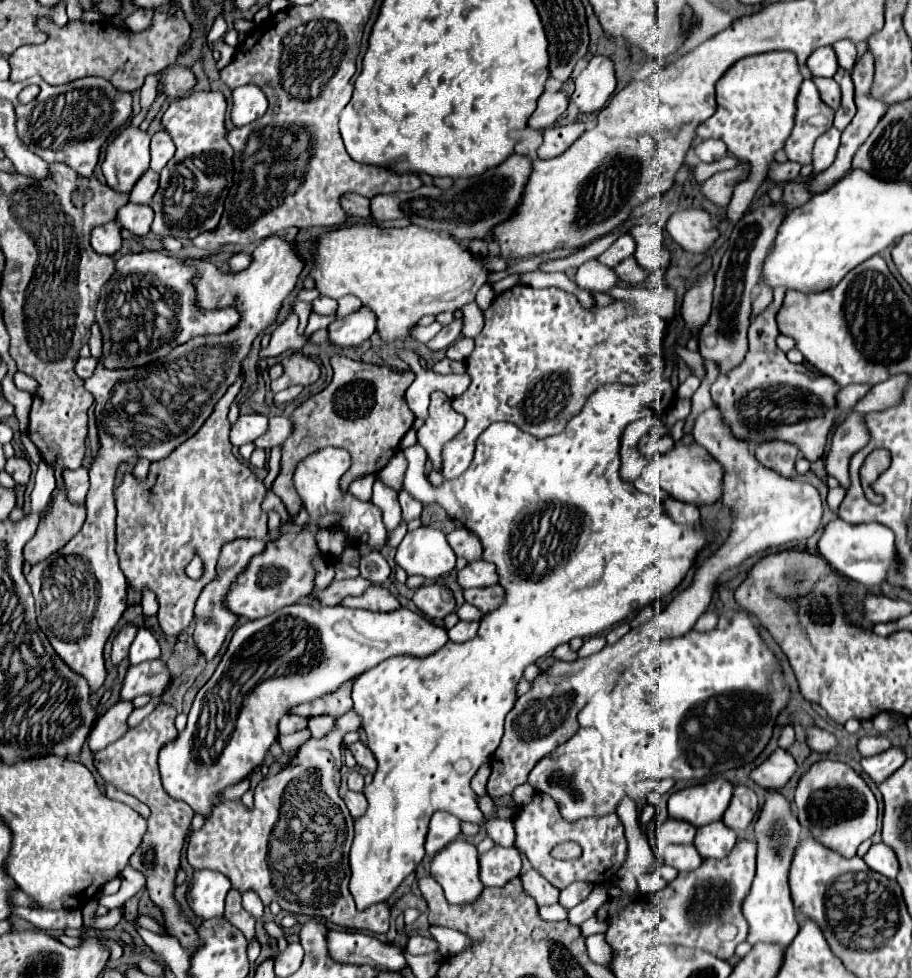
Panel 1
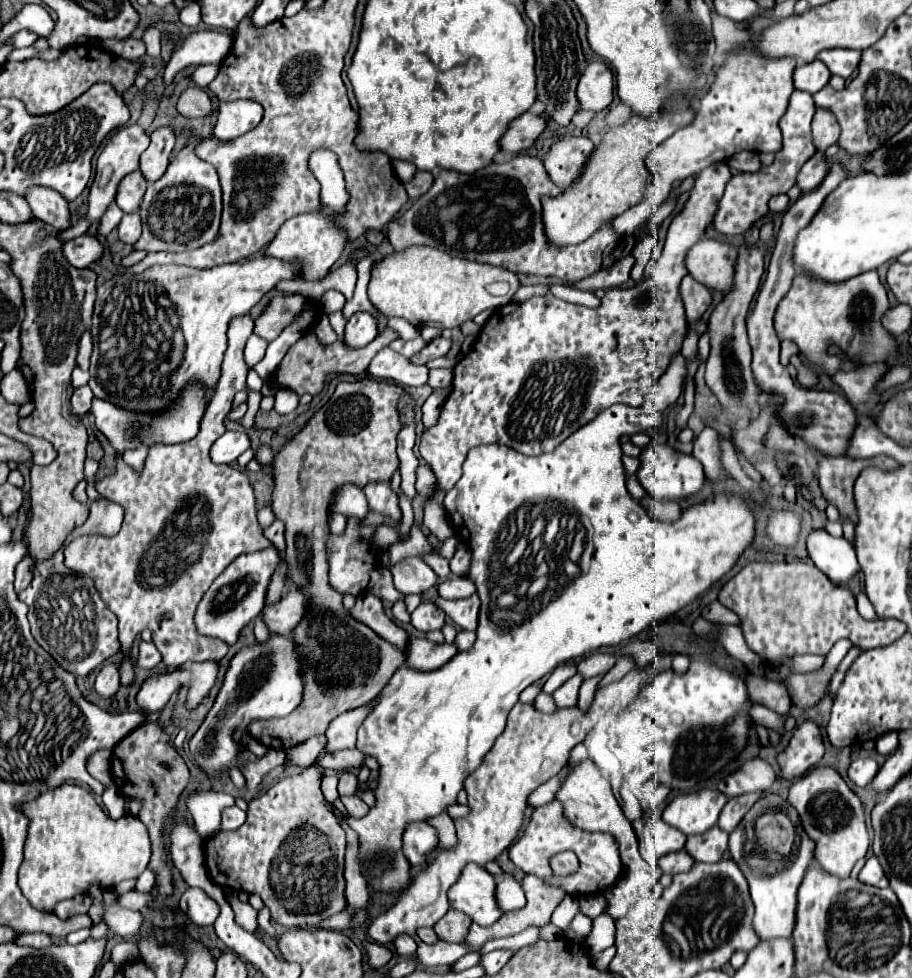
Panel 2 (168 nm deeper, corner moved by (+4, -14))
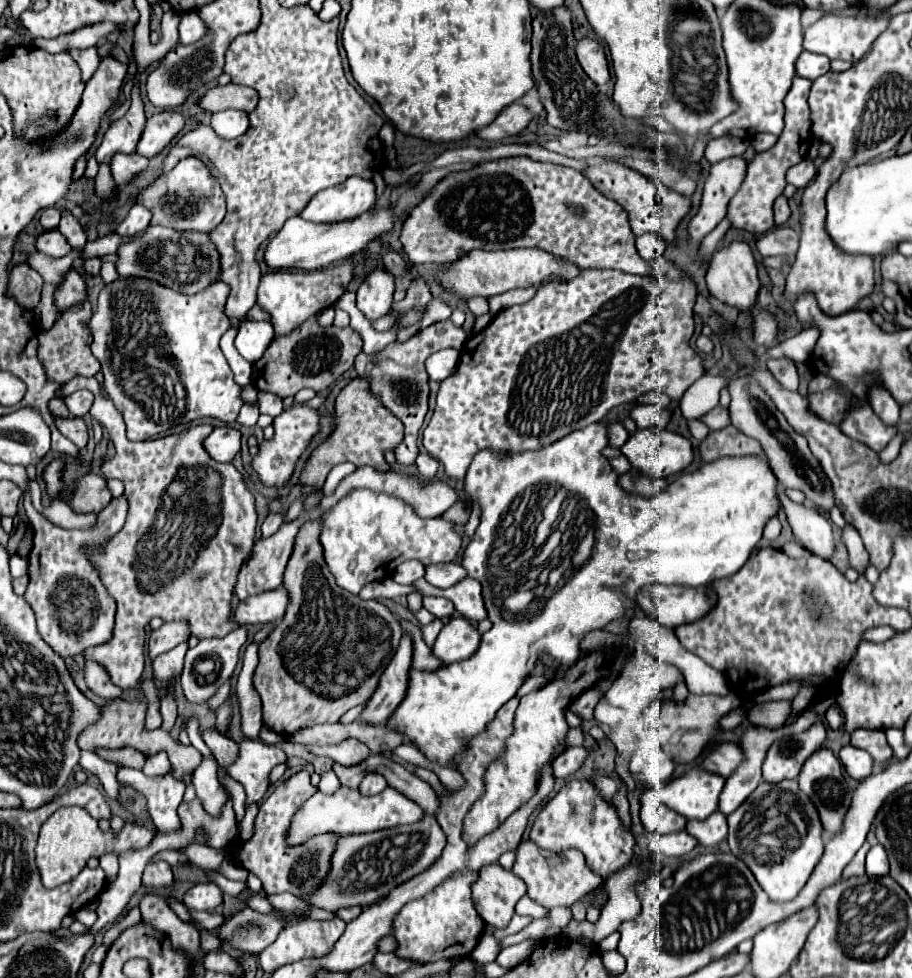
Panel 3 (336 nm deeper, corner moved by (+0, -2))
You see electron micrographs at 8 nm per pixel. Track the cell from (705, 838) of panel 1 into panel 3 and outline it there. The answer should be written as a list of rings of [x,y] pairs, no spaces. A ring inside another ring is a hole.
[[[714,812],[706,820],[688,820],[686,832],[692,834],[702,846],[718,846],[728,834],[726,816],[722,812]]]

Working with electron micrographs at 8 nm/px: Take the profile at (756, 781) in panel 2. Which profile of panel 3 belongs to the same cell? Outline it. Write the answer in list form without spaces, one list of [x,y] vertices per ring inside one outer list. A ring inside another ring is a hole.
[[[722,742],[722,744],[714,746],[710,750],[710,754],[702,760],[702,768],[728,778],[742,760],[744,760],[744,756],[742,756],[742,750],[738,744]]]

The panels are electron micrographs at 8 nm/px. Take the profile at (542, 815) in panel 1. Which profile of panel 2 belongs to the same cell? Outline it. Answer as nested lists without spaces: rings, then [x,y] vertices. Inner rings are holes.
[[[548,802],[532,812],[528,824],[524,826],[522,836],[518,836],[516,842],[512,842],[512,846],[508,848],[508,856],[526,874],[534,874],[534,876],[542,878],[546,884],[558,886],[560,890],[566,890],[566,894],[570,894],[570,896],[600,894],[606,888],[610,888],[622,872],[618,840],[612,834],[584,832],[580,828],[570,826],[568,820],[562,816],[560,802]],[[564,850],[572,850],[578,856],[580,868],[578,868],[578,872],[574,872],[570,876],[556,876],[550,870],[548,860]]]

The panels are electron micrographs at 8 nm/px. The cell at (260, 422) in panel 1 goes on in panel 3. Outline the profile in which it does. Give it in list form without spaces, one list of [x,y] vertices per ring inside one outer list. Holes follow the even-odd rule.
[[[226,426],[214,428],[202,446],[210,454],[210,458],[218,462],[232,462],[232,458],[240,452],[240,432]]]

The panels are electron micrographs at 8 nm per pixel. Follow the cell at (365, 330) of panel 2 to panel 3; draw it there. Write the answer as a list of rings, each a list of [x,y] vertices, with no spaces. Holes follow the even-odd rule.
[[[372,270],[356,292],[358,310],[364,312],[368,320],[384,316],[392,306],[394,276],[386,270]]]

